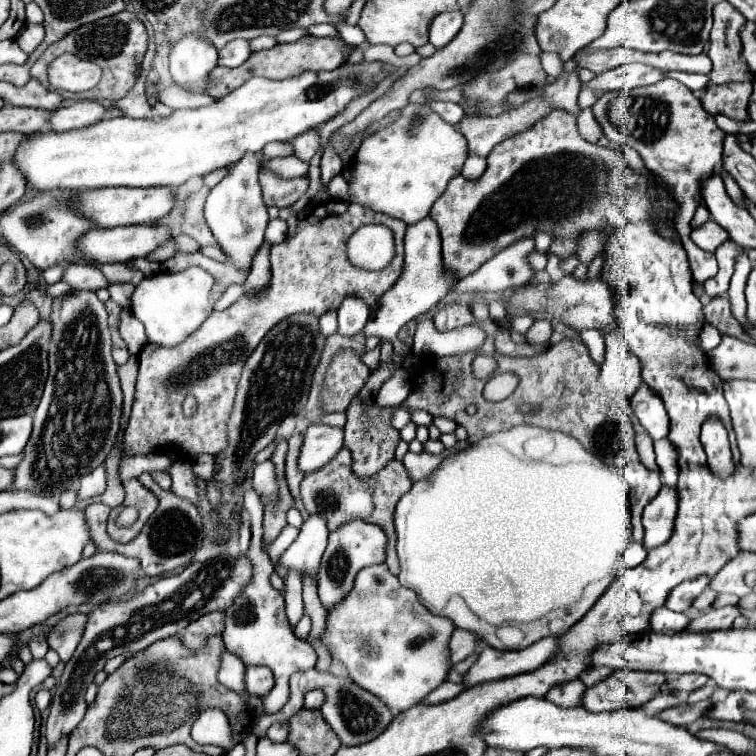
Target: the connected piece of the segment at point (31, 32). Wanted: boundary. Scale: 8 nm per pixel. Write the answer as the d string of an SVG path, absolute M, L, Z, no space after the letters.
M29 23L29 25L25 25L25 27L19 31L19 37L17 37L17 39L19 39L19 41L17 41L19 47L29 55L29 53L33 53L35 47L43 41L43 27Z

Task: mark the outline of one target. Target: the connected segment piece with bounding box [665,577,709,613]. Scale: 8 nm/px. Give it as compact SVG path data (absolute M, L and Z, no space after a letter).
M697 577L691 581L683 581L683 585L677 585L671 591L671 597L667 597L665 607L673 609L673 611L687 611L691 607L691 601L707 587L709 577Z

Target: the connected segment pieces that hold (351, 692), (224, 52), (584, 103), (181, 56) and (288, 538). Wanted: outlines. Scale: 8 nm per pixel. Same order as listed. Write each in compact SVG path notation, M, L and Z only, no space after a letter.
M309 669L309 671L295 673L290 678L289 685L289 701L279 712L255 717L255 721L253 721L253 733L257 737L265 737L265 733L267 733L267 729L269 729L271 723L287 721L297 711L301 710L300 696L303 696L303 693L307 693L307 691L311 691L311 689L321 689L325 693L325 701L321 705L323 719L329 723L329 727L337 733L337 737L341 739L341 743L347 745L347 747L363 745L363 743L375 739L393 721L393 715L391 715L389 707L383 701L379 701L379 697L375 697L373 693L367 693L365 689L361 689L359 685L355 685L349 677L335 677L331 673L321 673L317 669Z
M235 39L235 41L227 43L219 51L219 65L223 65L223 67L239 67L239 65L243 65L249 59L249 55L251 55L249 41Z
M583 85L581 93L579 93L579 107L581 107L581 109L591 107L599 97L601 97L601 93L597 93L597 91L593 91L593 89L587 89L587 85Z
M193 35L183 37L171 49L171 77L181 89L185 89L189 93L207 93L207 89L211 85L209 73L215 67L217 67L217 49L199 37L193 37Z
M287 525L281 533L279 533L279 537L269 545L269 553L271 553L271 557L279 557L293 541L295 541L295 537L299 535L299 529L297 527L293 527L293 525Z

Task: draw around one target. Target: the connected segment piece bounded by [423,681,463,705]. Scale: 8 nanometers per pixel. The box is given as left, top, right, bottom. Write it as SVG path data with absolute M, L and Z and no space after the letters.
M445 681L441 683L431 695L427 695L427 699L423 703L427 705L435 705L435 703L443 703L447 699L453 699L455 695L459 695L463 691L463 683L451 683L451 681Z

